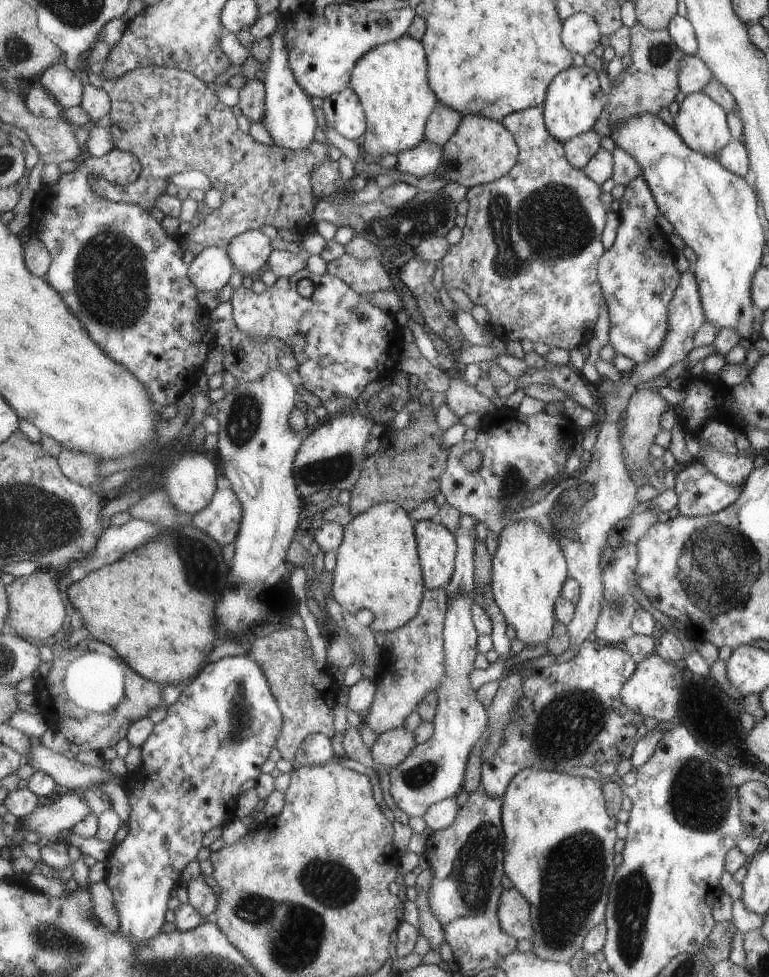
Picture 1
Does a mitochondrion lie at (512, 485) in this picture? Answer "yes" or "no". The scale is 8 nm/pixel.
yes

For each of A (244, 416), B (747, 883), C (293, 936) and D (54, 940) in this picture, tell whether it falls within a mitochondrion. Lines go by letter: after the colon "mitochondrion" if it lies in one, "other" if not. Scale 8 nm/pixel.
A: mitochondrion
B: other
C: mitochondrion
D: mitochondrion

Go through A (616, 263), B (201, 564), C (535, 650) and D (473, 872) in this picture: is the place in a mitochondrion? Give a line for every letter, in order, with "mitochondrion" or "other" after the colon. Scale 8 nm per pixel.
A: other
B: mitochondrion
C: other
D: mitochondrion

